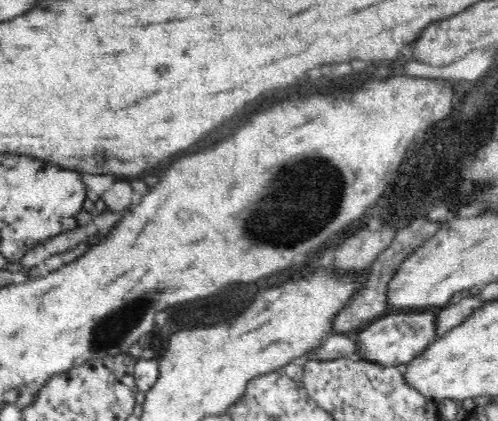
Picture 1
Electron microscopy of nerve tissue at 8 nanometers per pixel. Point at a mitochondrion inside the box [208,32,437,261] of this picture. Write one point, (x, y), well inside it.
(298, 190)

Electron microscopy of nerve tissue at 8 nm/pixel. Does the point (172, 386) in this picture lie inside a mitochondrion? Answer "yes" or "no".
no

